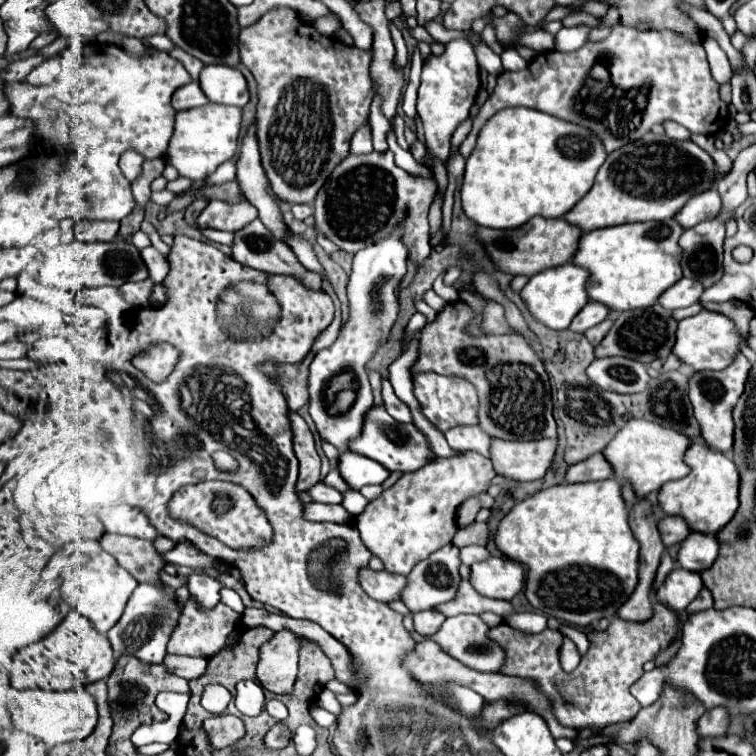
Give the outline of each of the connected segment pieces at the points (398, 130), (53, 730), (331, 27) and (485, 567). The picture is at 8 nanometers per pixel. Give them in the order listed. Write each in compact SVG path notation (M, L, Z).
M396 114L393 120L394 120L393 127L394 127L395 135L397 137L397 143L404 150L409 150L410 146L408 143L406 143L404 137L404 129L405 129L404 119L400 115Z
M13 690L9 692L9 712L13 712L15 728L43 740L49 748L55 744L87 738L93 730L87 730L97 724L97 708L93 696L79 690L67 692L45 692L45 690Z
M323 16L323 18L317 18L313 22L313 26L317 28L317 32L321 32L323 36L331 36L335 30L341 28L341 22L337 16Z
M491 556L489 560L471 566L469 582L487 598L511 600L517 592L523 590L525 572L523 566L513 560Z

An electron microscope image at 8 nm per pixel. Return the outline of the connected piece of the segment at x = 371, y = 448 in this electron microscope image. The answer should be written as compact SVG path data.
M373 406L367 416L365 416L365 428L361 428L361 436L357 436L357 440L349 440L349 450L357 452L361 456L367 456L375 462L379 462L381 466L385 466L389 472L399 470L399 472L413 472L419 470L421 466L425 466L427 462L435 460L435 454L429 450L423 434L413 426L413 424L401 424L397 420L393 420L385 406Z

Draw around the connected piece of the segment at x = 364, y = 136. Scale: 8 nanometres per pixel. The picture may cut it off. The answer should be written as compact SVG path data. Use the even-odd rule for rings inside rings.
M365 124L365 126L361 126L353 134L349 154L369 154L369 152L373 152L373 146L371 146L371 128L369 128L369 124Z

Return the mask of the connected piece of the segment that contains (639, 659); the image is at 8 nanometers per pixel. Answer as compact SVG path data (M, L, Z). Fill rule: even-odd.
M653 602L655 614L647 622L621 622L613 618L607 630L589 632L589 652L581 658L575 672L567 674L559 666L559 651L563 636L557 630L545 630L539 634L517 632L507 624L499 624L491 630L491 638L499 642L507 654L503 674L533 678L541 690L553 702L553 712L557 720L571 728L603 728L613 722L629 722L639 712L637 700L631 696L631 686L643 676L643 664L661 654L669 644L679 638L679 616L669 608Z

